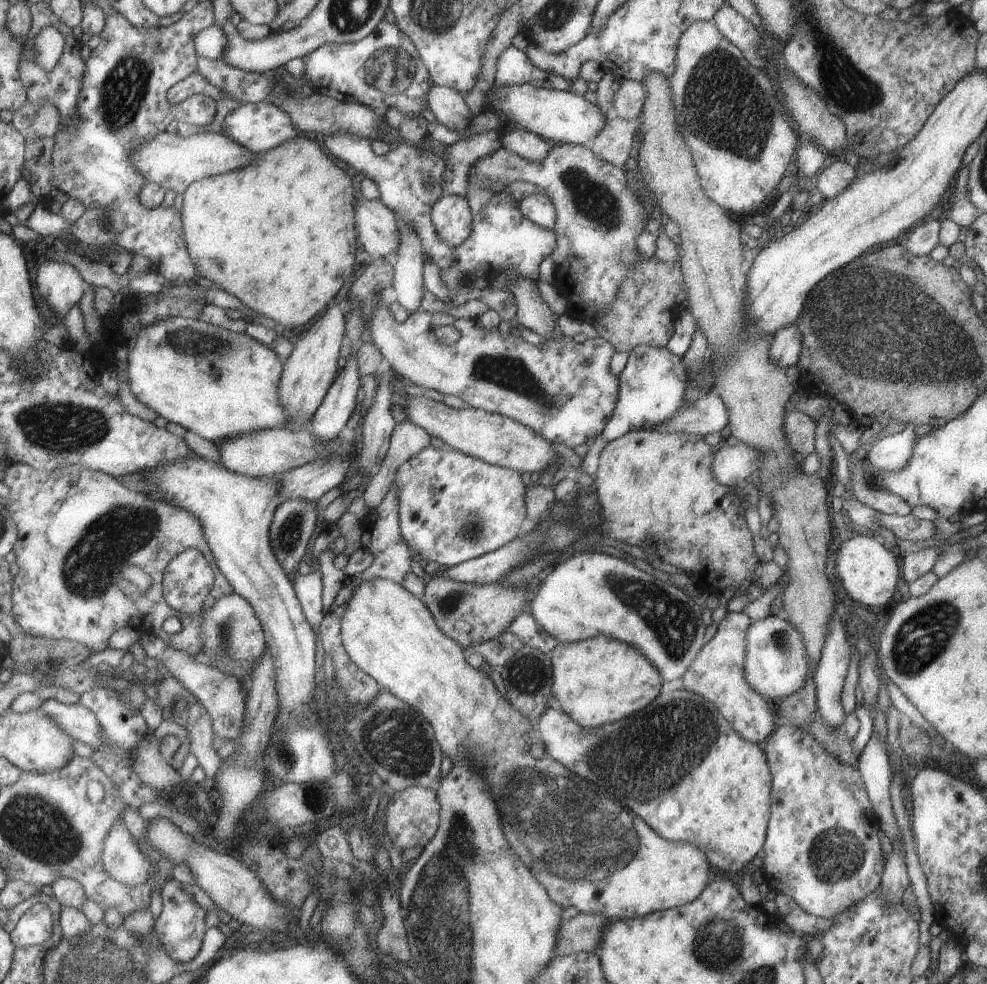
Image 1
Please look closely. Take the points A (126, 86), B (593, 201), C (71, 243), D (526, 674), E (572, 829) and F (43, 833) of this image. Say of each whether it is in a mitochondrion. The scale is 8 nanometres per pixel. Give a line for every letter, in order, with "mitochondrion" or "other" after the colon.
A: mitochondrion
B: mitochondrion
C: other
D: mitochondrion
E: mitochondrion
F: mitochondrion

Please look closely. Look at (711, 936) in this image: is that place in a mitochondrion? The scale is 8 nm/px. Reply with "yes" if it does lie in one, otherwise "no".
yes

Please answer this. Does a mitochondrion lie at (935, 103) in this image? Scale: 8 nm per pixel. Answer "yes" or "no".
no

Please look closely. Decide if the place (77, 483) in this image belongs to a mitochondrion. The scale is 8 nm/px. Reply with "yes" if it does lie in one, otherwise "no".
no

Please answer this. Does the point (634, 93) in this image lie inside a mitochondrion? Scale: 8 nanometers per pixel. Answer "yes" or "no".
no

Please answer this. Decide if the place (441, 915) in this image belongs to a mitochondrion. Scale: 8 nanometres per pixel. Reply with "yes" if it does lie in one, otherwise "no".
yes

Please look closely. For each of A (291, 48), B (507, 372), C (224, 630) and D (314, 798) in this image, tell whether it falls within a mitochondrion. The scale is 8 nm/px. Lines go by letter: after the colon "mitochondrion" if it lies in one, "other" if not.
A: other
B: mitochondrion
C: mitochondrion
D: mitochondrion

